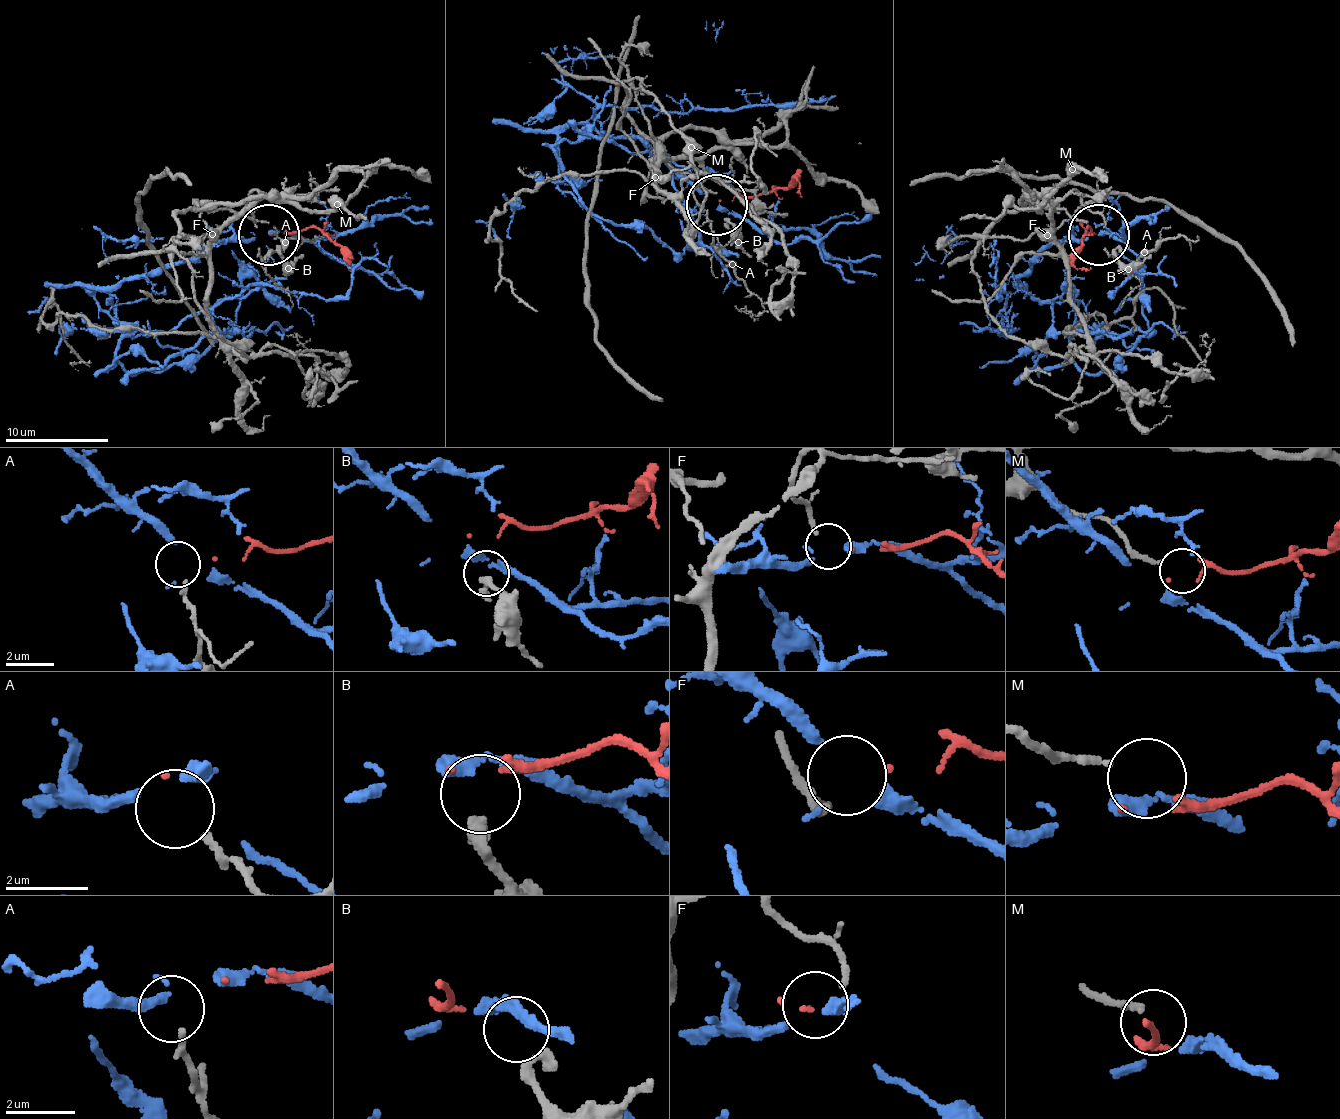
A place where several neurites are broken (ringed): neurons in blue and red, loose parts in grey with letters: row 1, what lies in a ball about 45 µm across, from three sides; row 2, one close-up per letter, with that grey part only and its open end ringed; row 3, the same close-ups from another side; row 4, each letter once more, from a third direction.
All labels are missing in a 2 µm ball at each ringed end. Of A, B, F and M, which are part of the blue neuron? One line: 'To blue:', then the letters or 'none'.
To blue: A

